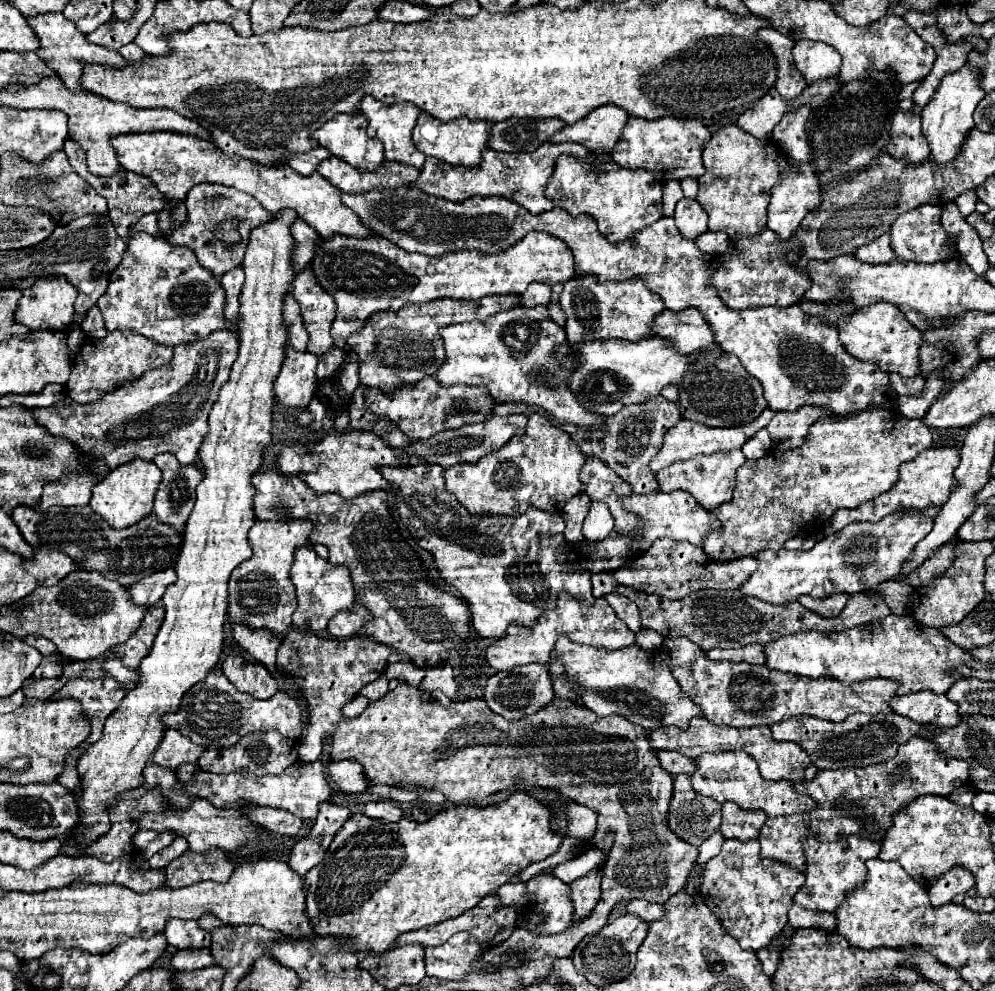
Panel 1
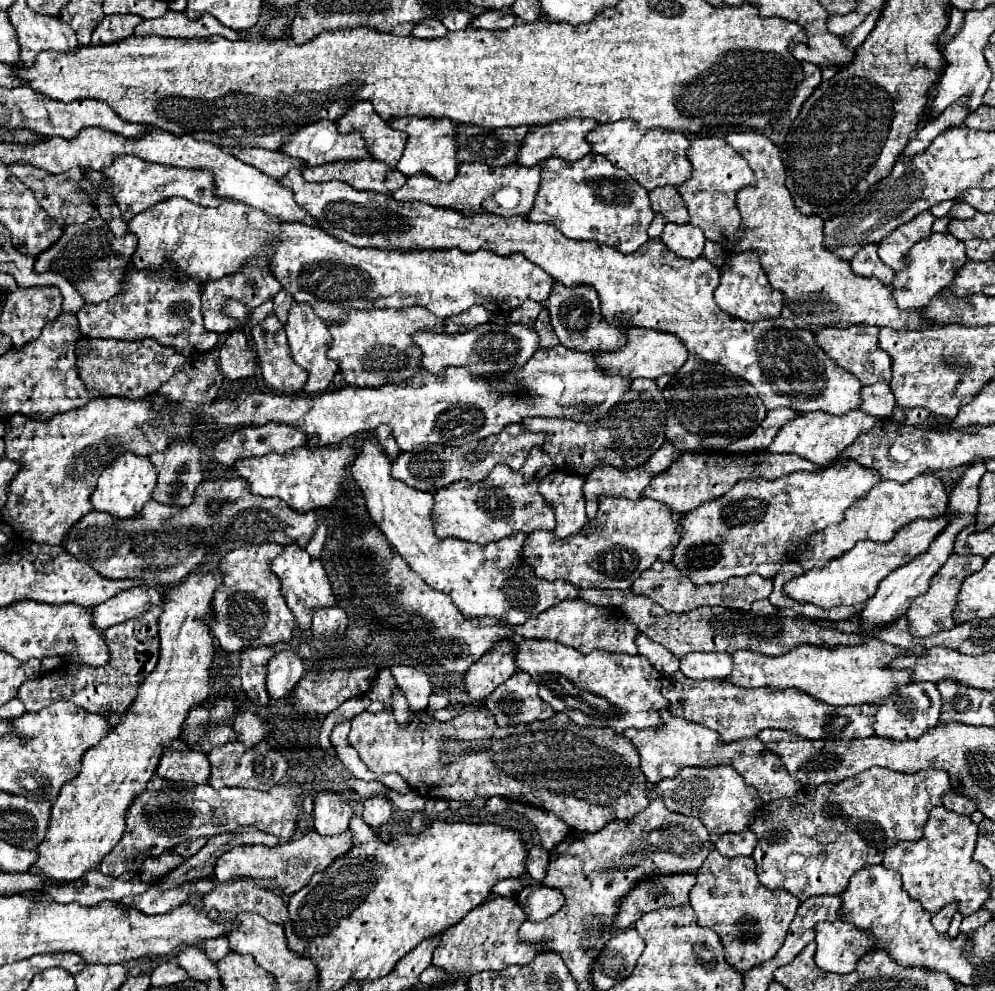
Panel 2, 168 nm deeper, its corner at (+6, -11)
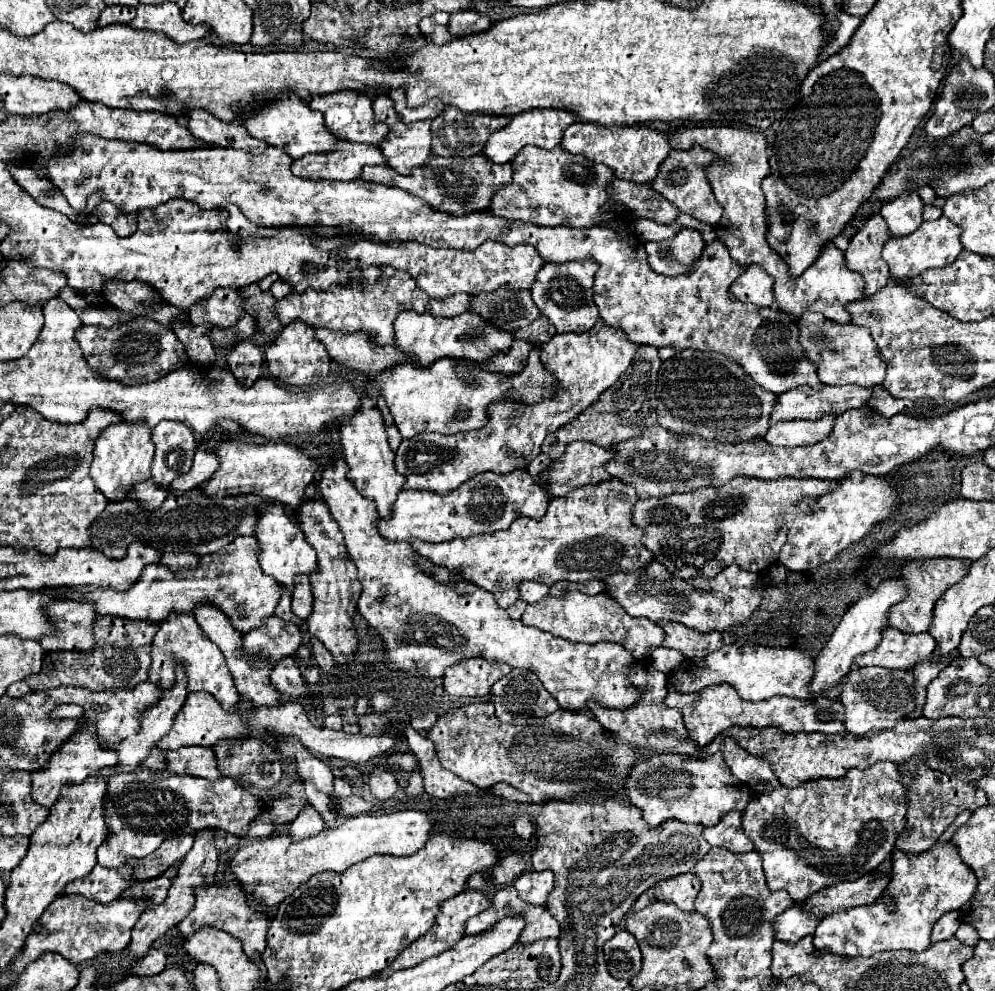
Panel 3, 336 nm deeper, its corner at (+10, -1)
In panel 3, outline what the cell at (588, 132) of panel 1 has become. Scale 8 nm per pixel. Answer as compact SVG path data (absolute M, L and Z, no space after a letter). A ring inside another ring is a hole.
M531 109L527 113L519 113L513 117L513 121L507 125L507 129L501 129L487 141L487 149L483 151L491 161L495 163L509 163L525 145L537 145L543 149L553 149L561 143L565 127L575 123L575 113L567 109Z

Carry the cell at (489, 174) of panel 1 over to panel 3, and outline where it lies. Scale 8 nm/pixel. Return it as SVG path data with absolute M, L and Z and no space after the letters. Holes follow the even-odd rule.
M435 155L431 161L427 161L427 165L423 165L423 169L415 169L411 175L401 175L389 165L383 165L383 167L365 167L361 173L361 179L399 187L427 201L433 209L439 209L451 215L465 215L465 213L489 209L493 193L499 187L509 185L513 181L513 165L511 163L497 165L489 161L485 155L471 155L471 157L437 157Z

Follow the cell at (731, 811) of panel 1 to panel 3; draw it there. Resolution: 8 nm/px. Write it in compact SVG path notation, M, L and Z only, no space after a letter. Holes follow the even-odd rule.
M727 813L723 821L715 827L707 827L703 831L703 837L713 847L725 847L731 853L747 853L753 849L751 841L743 835L741 829L741 813Z

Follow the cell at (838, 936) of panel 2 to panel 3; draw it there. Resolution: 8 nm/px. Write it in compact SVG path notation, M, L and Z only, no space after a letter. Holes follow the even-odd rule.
M937 841L917 855L893 849L891 863L893 879L879 901L821 919L813 935L815 949L827 949L841 957L871 957L873 953L891 949L923 951L931 945L929 935L933 921L951 909L961 909L977 889L977 875L961 861L953 841Z

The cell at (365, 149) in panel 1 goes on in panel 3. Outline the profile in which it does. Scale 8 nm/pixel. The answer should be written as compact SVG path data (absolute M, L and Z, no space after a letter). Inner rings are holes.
M283 97L283 101L275 101L275 105L267 105L263 113L253 113L253 117L245 121L245 127L253 137L269 141L269 145L285 151L293 159L299 159L307 153L327 153L341 145L339 137L327 131L323 113L311 109L307 103L299 101L297 97Z

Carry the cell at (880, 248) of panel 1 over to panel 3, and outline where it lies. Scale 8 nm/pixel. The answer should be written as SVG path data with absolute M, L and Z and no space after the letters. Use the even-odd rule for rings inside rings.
M873 215L849 241L849 247L845 251L847 267L863 275L869 295L887 285L889 269L887 263L881 259L881 247L889 237L891 235L887 233L887 223L883 221L883 217Z

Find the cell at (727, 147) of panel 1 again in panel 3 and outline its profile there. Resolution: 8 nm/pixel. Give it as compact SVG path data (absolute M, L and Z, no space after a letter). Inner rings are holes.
M693 145L687 151L673 149L671 155L667 157L667 161L659 167L659 175L655 177L655 181L651 181L651 185L659 195L669 199L673 205L677 205L679 211L689 213L703 223L717 225L717 221L723 215L723 207L719 207L719 203L715 201L715 195L711 191L709 179L707 179L707 167L711 161L715 161L715 157L717 157L715 153L711 153L699 145Z

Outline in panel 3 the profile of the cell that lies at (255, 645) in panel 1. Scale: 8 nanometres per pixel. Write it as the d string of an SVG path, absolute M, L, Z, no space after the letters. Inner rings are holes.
M291 655L283 657L275 663L275 667L271 669L271 683L283 695L299 697L299 695L307 693L301 669L299 669L299 665L295 665L295 659Z

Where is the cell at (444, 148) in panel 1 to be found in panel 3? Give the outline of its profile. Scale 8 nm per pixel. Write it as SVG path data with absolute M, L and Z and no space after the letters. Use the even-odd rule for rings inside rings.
M389 95L377 97L373 101L373 111L375 111L377 121L383 121L383 123L389 125L389 137L379 147L381 153L385 155L385 159L387 159L389 167L393 167L399 173L411 173L415 167L425 165L433 157L433 153L431 153L431 137L433 137L433 133L431 133L431 121L429 119L415 121L415 123L401 121L397 111L395 111L395 107L393 107L393 101L389 99Z

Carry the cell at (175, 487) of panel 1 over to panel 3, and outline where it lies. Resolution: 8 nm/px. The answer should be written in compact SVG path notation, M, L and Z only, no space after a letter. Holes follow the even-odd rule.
M161 421L153 429L155 459L151 465L153 481L159 487L169 487L175 477L191 469L197 439L191 427L179 425L179 421Z

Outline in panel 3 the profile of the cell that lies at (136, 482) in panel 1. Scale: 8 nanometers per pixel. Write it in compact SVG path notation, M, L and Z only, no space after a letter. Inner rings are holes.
M111 425L99 435L95 443L91 479L95 481L95 487L109 501L123 499L133 489L135 483L143 479L151 479L153 453L155 447L151 443L151 431L145 425Z

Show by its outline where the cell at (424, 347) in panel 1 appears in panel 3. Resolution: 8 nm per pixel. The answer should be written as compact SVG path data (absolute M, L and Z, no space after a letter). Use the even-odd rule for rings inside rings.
M387 269L383 281L379 285L371 285L371 289L359 289L359 285L351 285L349 289L329 289L327 293L295 293L291 291L283 301L275 303L275 311L283 325L289 325L295 319L305 321L311 327L323 327L329 331L339 333L371 333L375 345L395 345L393 321L401 311L417 311L417 313L431 313L439 317L455 317L461 311L469 309L469 297L455 295L447 301L431 301L424 291L415 283L409 273Z

